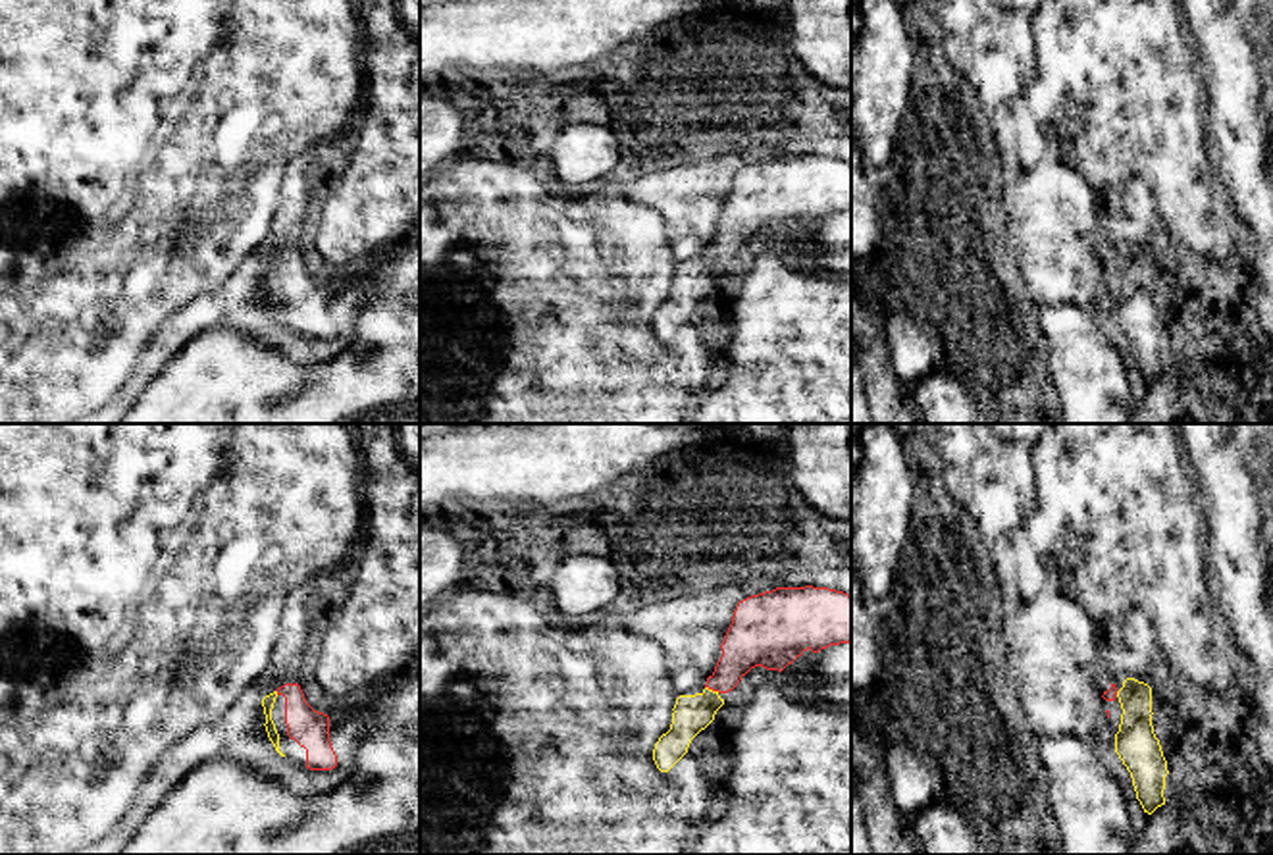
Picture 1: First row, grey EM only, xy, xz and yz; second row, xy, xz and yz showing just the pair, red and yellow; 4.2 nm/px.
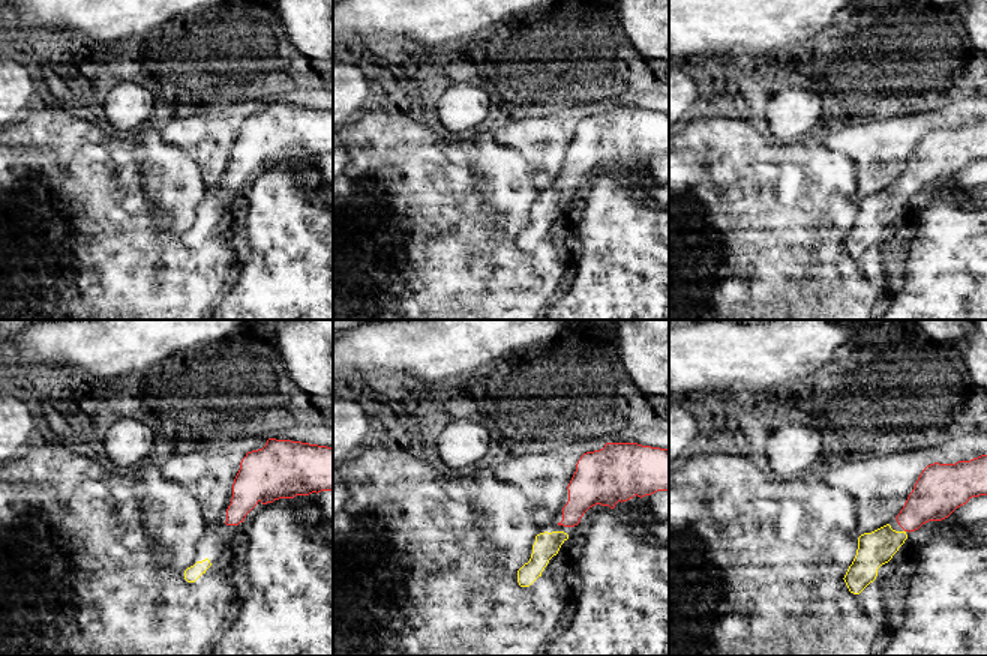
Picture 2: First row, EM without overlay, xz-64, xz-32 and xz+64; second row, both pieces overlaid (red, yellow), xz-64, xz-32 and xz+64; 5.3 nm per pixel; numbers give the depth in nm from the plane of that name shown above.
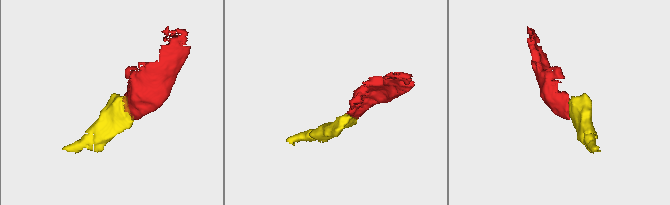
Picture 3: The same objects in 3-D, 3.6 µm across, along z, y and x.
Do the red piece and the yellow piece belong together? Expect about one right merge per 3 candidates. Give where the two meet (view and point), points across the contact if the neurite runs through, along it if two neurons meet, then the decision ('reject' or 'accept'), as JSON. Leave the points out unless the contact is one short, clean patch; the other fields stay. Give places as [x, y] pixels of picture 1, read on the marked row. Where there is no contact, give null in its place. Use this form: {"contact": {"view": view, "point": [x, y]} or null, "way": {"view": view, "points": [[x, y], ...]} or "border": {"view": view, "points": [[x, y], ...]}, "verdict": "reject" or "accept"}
{"contact": {"view": "xz", "point": [713, 690]}, "way": {"view": "xz", "points": [[748, 644], [713, 690], [692, 713]]}, "verdict": "accept"}

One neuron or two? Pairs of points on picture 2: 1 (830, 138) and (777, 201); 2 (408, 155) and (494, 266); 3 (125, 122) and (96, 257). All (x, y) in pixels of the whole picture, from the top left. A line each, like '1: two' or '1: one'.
1: two
2: one
3: two

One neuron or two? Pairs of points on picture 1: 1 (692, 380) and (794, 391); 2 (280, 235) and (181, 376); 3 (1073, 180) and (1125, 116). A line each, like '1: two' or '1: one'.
1: two
2: two
3: two

